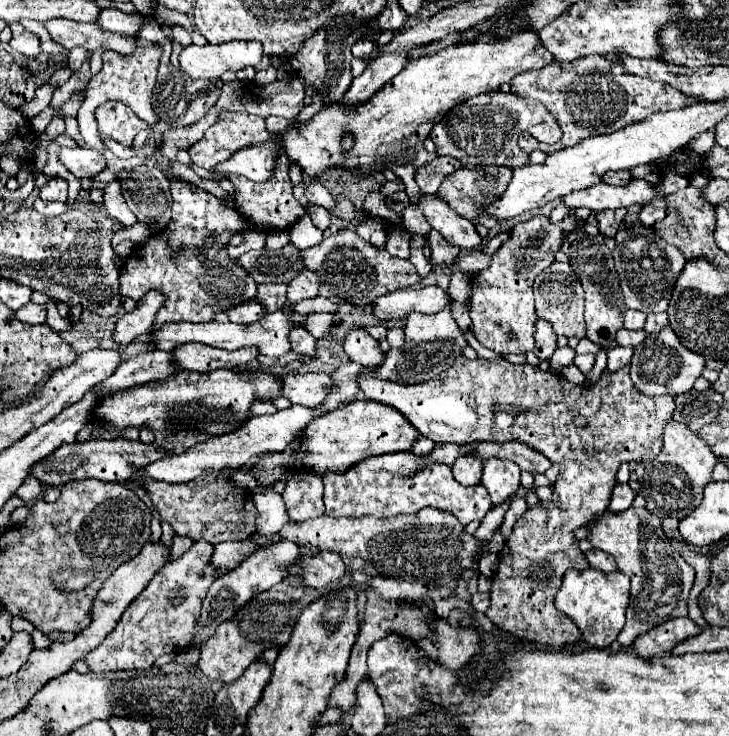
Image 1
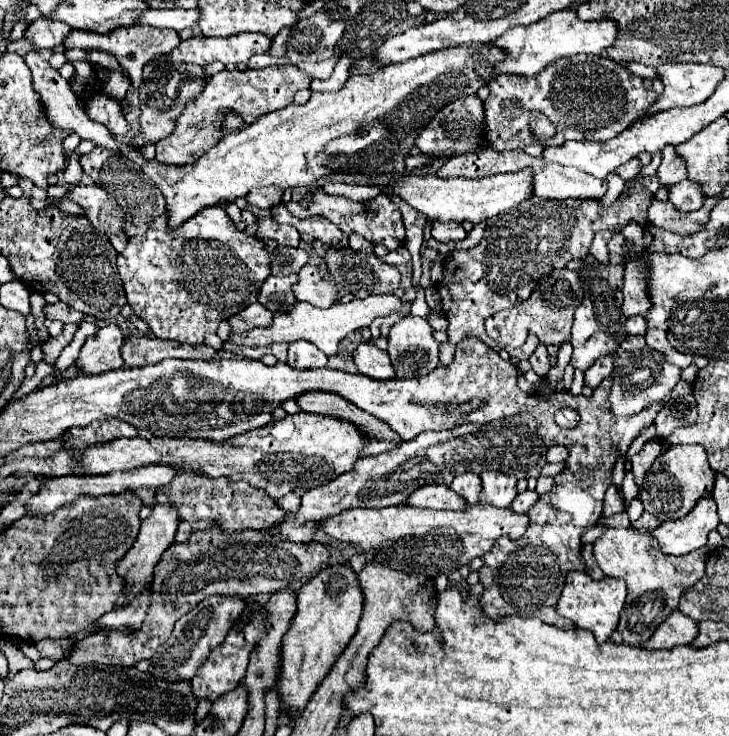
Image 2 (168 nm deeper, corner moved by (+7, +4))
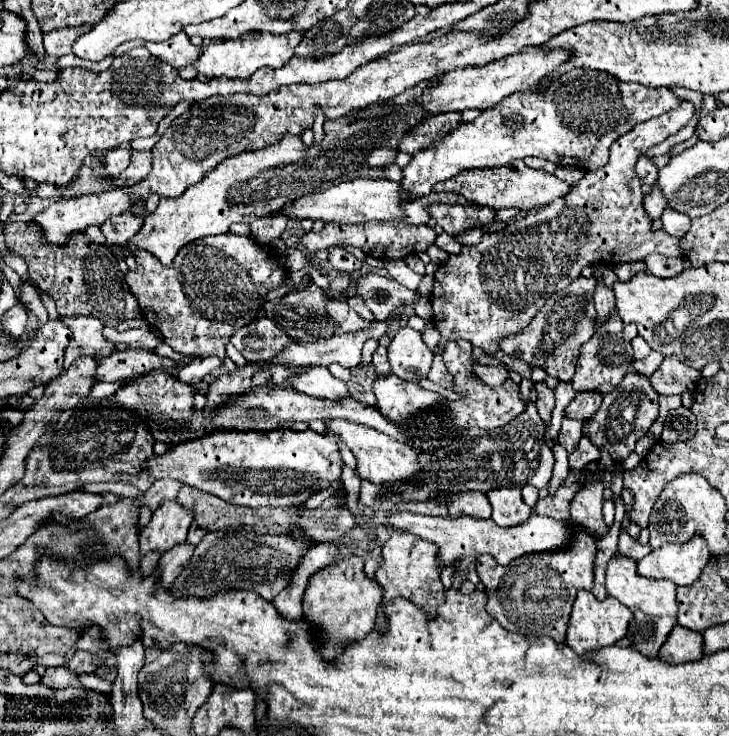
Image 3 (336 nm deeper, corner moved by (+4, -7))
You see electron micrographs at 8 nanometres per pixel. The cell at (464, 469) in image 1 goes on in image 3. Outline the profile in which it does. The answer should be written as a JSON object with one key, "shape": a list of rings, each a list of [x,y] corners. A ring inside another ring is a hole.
{"shape":[[[468,491],[454,495],[446,499],[446,507],[450,517],[462,517],[462,515],[474,515],[474,517],[490,517],[490,503],[484,493]]]}

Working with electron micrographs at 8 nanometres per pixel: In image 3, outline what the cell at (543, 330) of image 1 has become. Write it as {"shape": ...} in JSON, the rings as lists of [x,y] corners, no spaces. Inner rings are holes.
{"shape":[[[536,381],[534,383],[534,389],[538,393],[536,397],[536,407],[538,407],[538,413],[544,421],[550,419],[550,413],[554,409],[554,391],[544,383],[544,381]]]}

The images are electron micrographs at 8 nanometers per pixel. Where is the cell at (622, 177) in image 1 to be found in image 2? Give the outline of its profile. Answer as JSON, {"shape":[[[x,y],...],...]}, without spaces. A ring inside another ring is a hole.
{"shape":[[[633,158],[633,160],[629,160],[627,164],[623,164],[623,166],[619,166],[615,172],[623,178],[623,180],[631,180],[631,178],[635,178],[639,172],[641,172],[641,162],[639,162],[639,158]]]}

